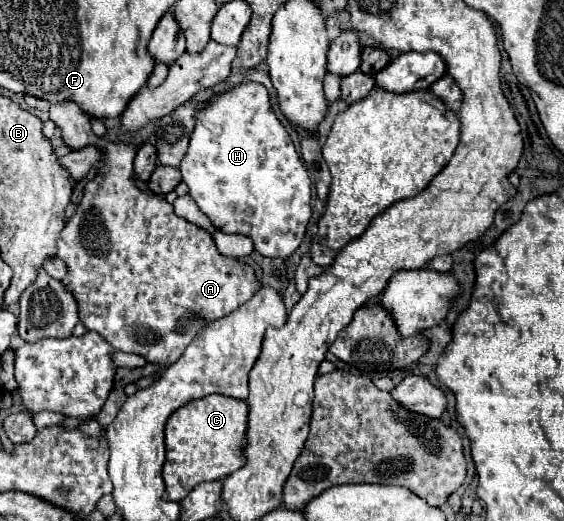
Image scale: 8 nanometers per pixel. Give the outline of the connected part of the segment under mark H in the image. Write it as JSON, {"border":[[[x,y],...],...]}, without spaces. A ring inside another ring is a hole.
{"border":[[[243,83],[227,93],[215,95],[211,105],[197,113],[195,131],[179,169],[183,181],[189,185],[189,195],[219,231],[249,237],[255,251],[263,257],[289,259],[301,245],[311,219],[311,179],[289,133],[271,111],[269,95],[263,85]]]}

